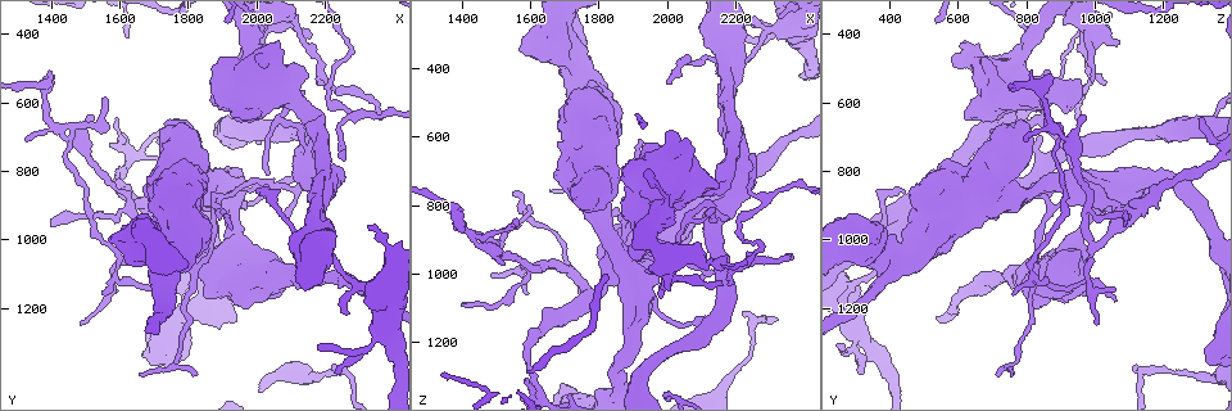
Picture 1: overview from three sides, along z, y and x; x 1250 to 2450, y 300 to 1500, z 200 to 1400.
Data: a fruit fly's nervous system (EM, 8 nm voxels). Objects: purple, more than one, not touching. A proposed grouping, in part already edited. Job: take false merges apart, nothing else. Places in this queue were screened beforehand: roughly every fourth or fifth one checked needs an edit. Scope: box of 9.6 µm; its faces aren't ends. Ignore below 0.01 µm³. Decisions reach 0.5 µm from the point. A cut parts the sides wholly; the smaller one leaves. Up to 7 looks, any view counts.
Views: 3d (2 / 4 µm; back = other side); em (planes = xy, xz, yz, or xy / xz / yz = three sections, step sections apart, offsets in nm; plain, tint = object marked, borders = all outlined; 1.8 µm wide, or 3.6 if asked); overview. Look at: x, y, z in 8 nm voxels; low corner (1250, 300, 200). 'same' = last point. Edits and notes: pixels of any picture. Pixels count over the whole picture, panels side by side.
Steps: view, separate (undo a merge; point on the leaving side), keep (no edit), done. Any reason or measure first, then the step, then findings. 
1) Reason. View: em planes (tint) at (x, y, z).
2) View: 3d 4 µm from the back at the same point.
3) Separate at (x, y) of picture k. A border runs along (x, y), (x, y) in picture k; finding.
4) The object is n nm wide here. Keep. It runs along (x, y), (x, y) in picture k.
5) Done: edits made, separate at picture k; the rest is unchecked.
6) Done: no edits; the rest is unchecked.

Closes a loop. View: 3d 4 µm at (1670, 1030, 320).

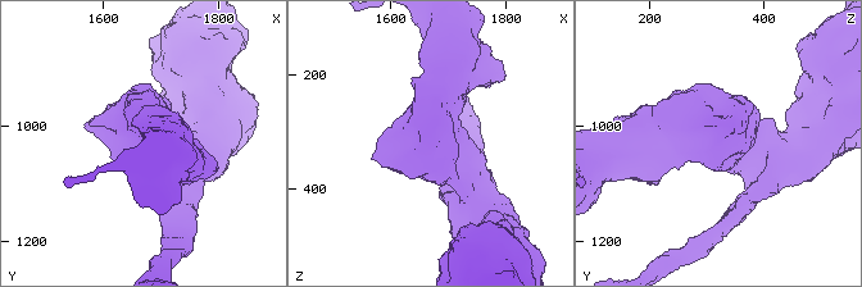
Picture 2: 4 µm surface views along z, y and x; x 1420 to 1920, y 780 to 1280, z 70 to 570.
Shape alone is not enough. View: em 3.6 µm planes (tint) at (1665, 1030, 325).

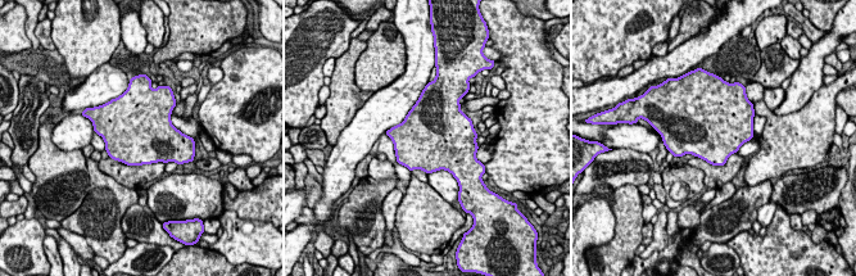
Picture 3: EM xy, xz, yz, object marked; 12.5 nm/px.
Keep. Continuous, no second cell.

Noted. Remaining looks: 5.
Sharp bend. View: em yz step 8 (tint) at (1850, 870, 940).

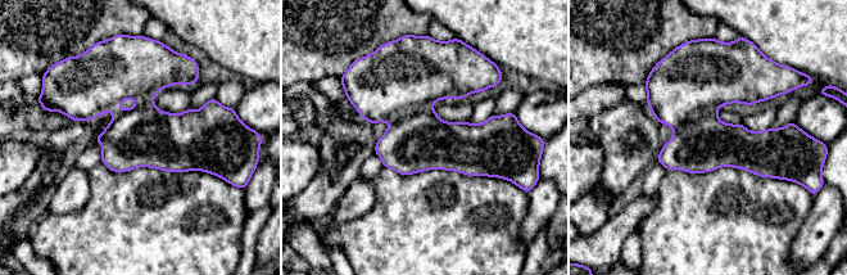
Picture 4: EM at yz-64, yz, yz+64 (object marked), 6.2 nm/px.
Another direction. View: em planes (tint) at the same point.

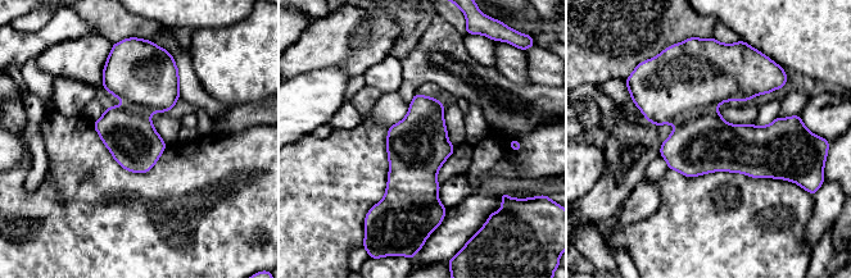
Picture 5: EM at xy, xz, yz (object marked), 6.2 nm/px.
The object is 320 nm wide here. Separate at (704, 142) of picture 5. A border runs along (714, 108), (697, 110), (675, 126) in picture 5; two cells meet here.

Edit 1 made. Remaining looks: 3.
Calibre changes. View: 3d 4 µm at (2100, 1100, 800).

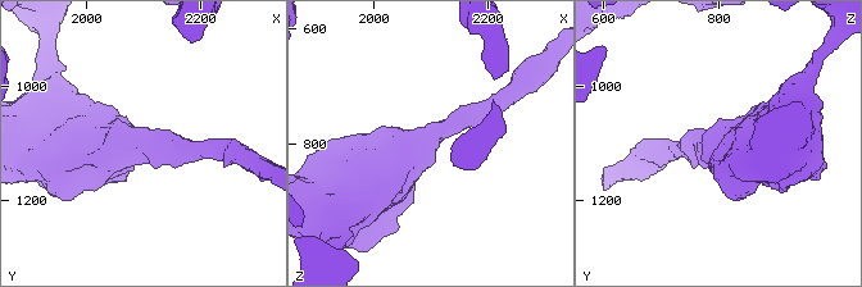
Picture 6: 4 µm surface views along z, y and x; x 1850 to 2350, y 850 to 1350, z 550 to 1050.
The arms are 240, 800 nm wide; now the EM. View: em 3.6 µm xz step 8 (tint) at (2100, 1095, 785).

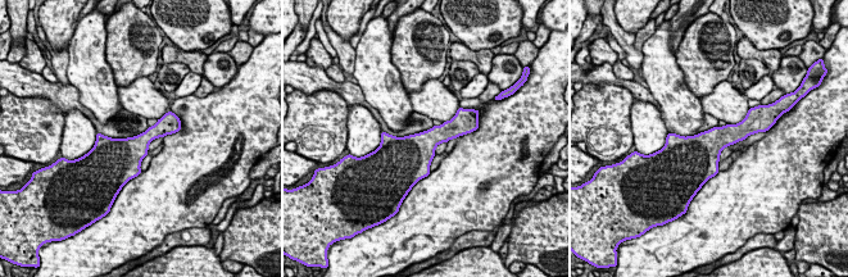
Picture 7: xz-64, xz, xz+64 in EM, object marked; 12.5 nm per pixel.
View: em 3.6 µm planes (borders) at the same point.

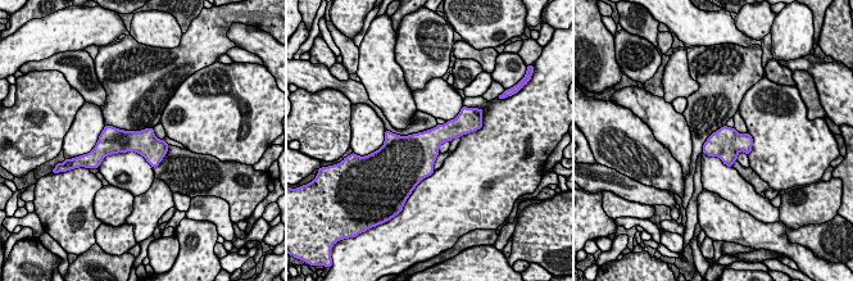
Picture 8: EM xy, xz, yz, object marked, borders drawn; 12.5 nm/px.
The object is 320 nm wide here. Keep. All the same cell.

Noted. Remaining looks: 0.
Done: edits made, separate at picture 5; the rest is unchecked.

